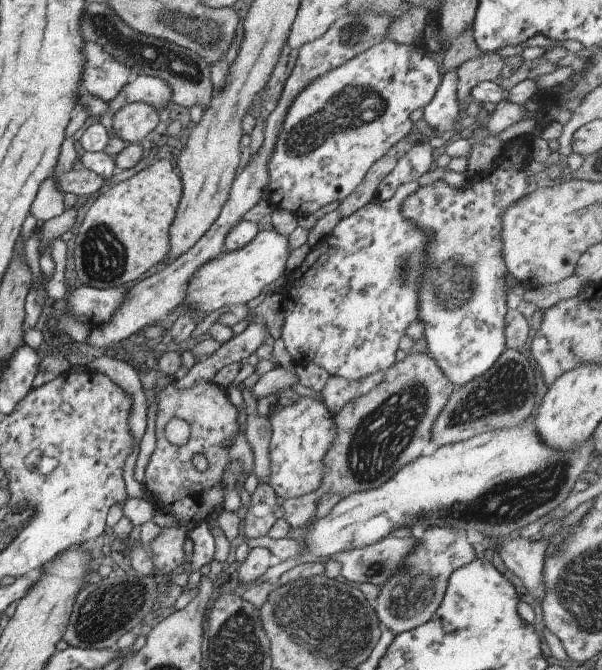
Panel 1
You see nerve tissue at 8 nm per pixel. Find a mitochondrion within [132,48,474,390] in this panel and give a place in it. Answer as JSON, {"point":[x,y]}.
{"point":[354,104]}

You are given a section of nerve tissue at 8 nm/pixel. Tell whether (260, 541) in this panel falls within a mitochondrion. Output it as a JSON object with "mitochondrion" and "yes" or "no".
{"mitochondrion":"no"}

